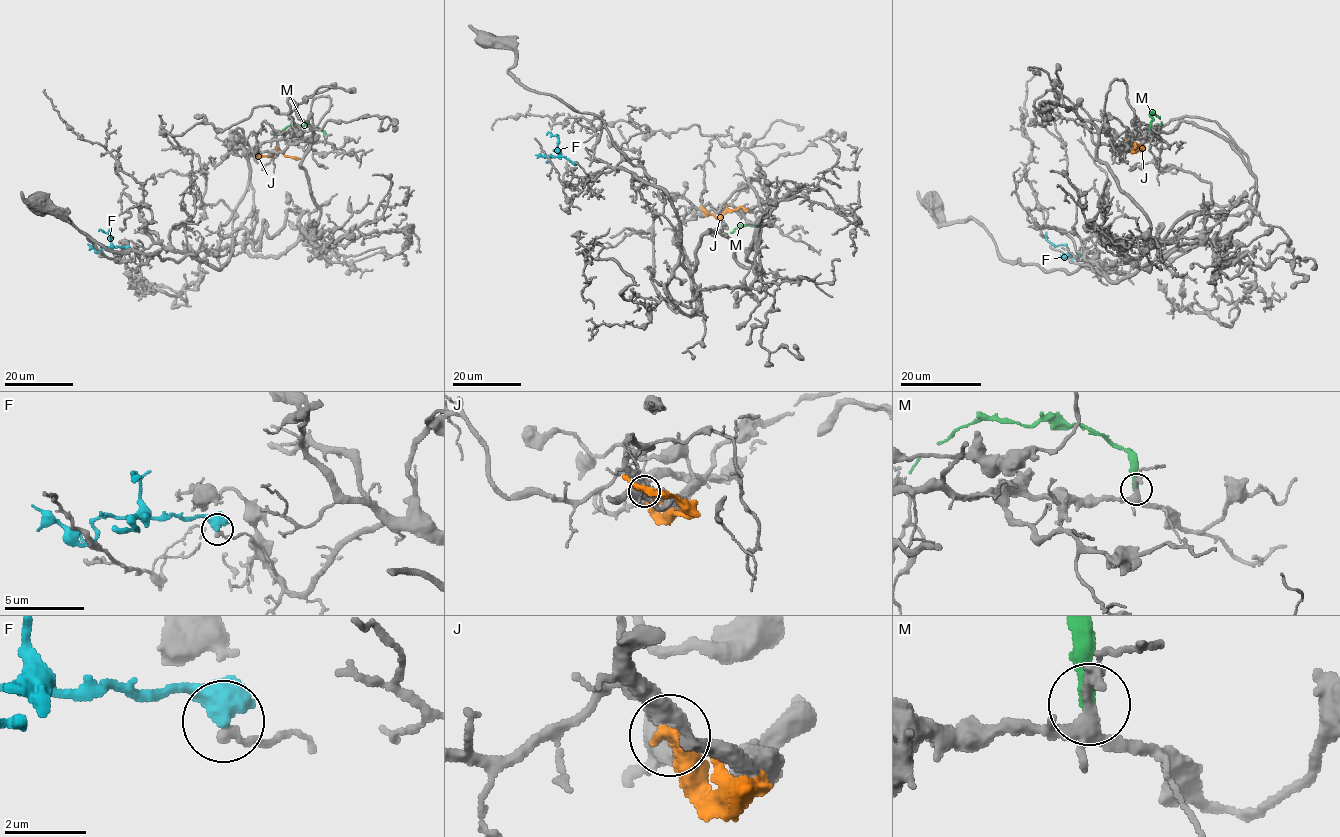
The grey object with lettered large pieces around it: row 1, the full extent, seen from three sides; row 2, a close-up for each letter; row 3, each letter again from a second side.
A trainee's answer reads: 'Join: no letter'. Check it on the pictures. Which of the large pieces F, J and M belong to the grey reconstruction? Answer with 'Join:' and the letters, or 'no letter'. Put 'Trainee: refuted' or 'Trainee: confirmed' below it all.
Join: no letter
Trainee: confirmed

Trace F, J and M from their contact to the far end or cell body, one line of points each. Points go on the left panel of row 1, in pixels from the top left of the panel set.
F: (127, 249), (113, 246), (110, 236), (99, 230)
J: (254, 151), (265, 156), (282, 152), (300, 158)
M: (325, 139), (325, 133), (317, 127), (294, 124), (277, 136)

